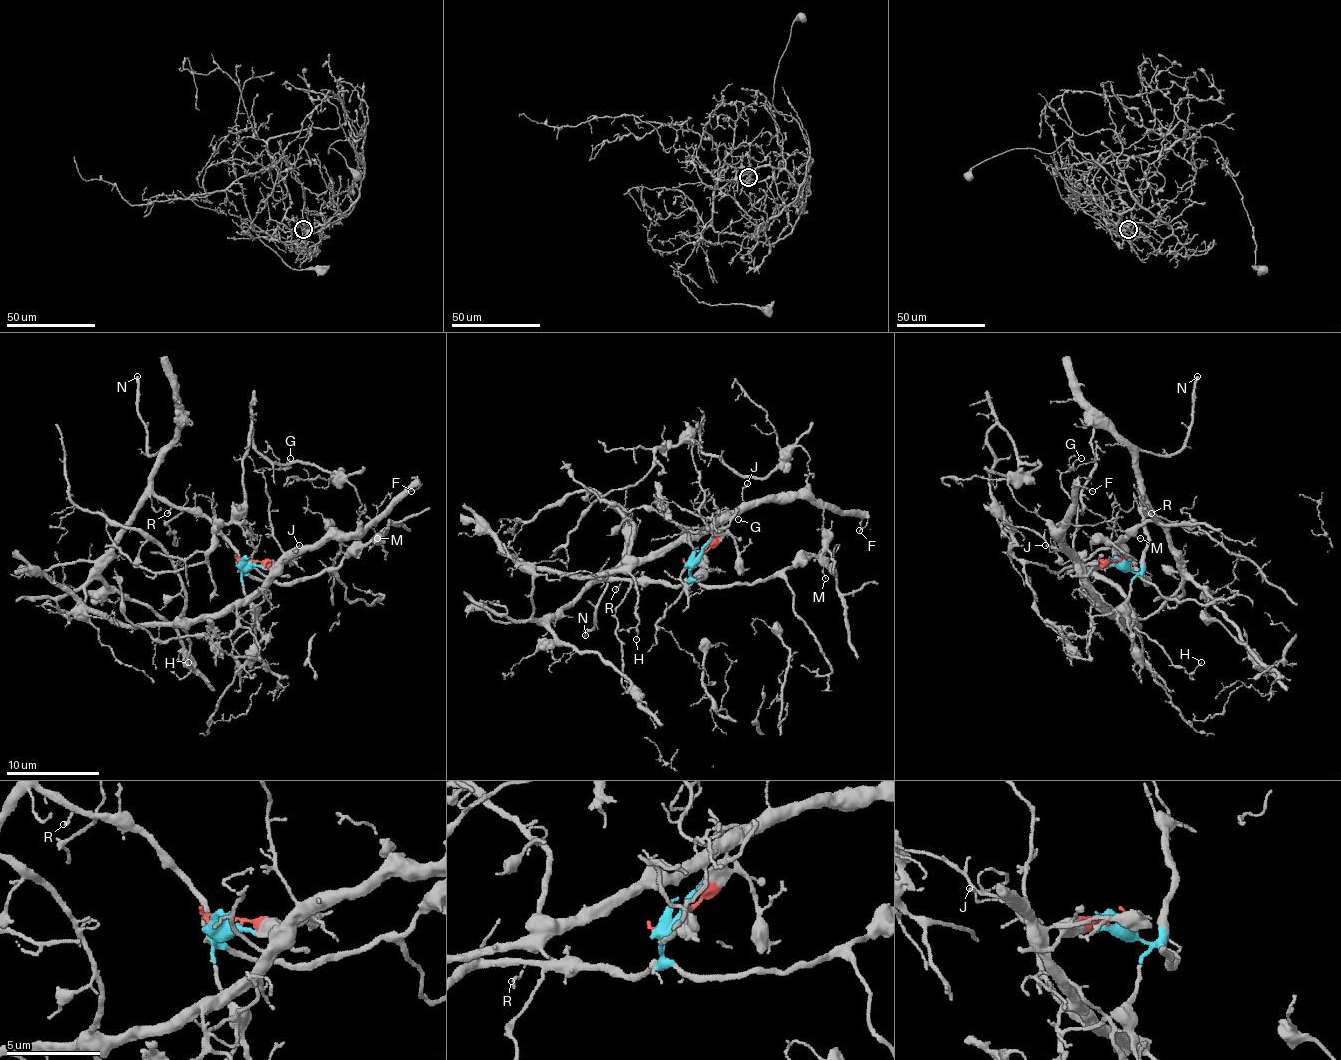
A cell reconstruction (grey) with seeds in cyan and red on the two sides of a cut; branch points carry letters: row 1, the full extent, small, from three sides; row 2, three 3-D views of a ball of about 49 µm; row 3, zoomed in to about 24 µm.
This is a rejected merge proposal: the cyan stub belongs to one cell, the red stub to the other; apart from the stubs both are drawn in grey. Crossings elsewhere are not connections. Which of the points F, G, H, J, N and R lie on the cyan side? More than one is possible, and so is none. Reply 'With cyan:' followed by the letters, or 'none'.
With cyan: N, R

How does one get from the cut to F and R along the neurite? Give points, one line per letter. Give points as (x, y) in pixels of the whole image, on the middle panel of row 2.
F: (695, 559), (709, 547), (728, 517), (777, 498), (821, 498), (842, 510), (856, 510), (868, 519), (859, 531)
R: (695, 559), (683, 582), (620, 582), (615, 589)

